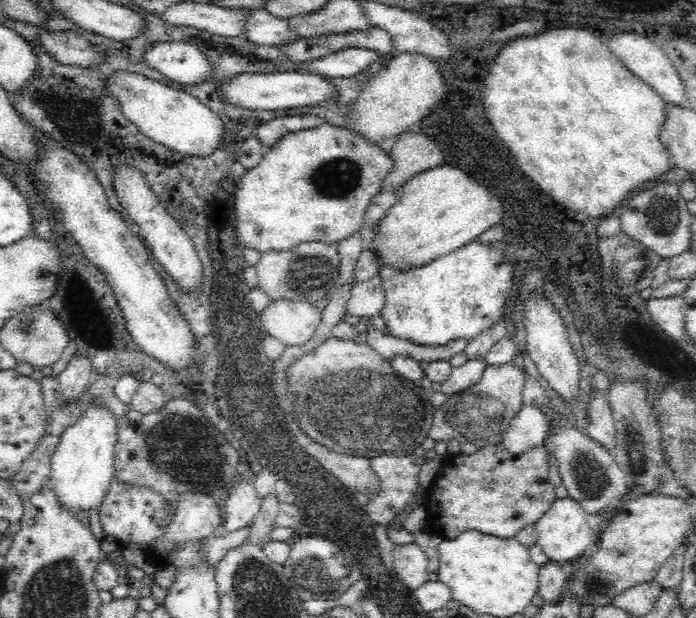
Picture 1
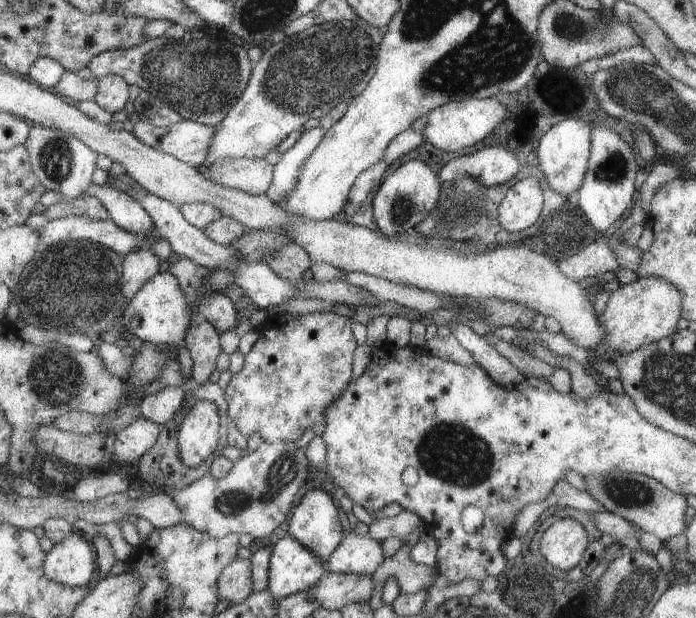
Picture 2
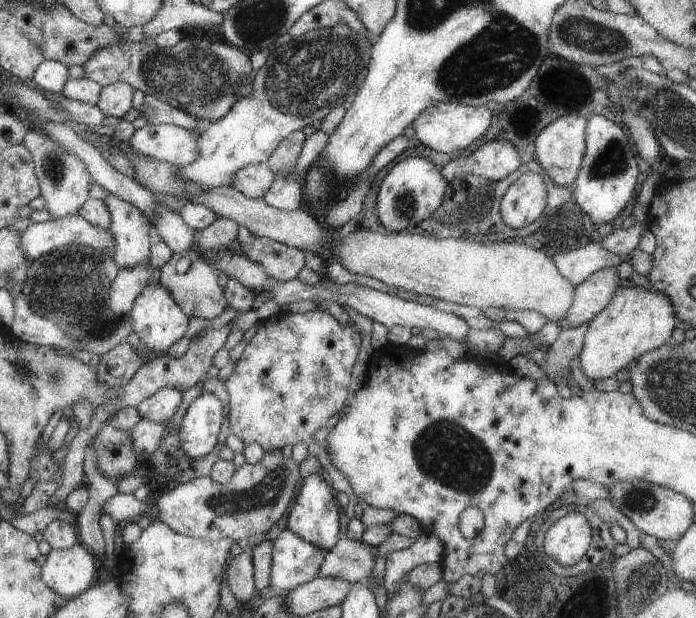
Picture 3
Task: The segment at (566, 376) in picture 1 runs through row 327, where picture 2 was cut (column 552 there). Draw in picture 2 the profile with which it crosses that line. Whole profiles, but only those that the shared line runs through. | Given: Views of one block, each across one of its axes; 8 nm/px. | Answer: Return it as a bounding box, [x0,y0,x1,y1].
[539,518,587,570]

